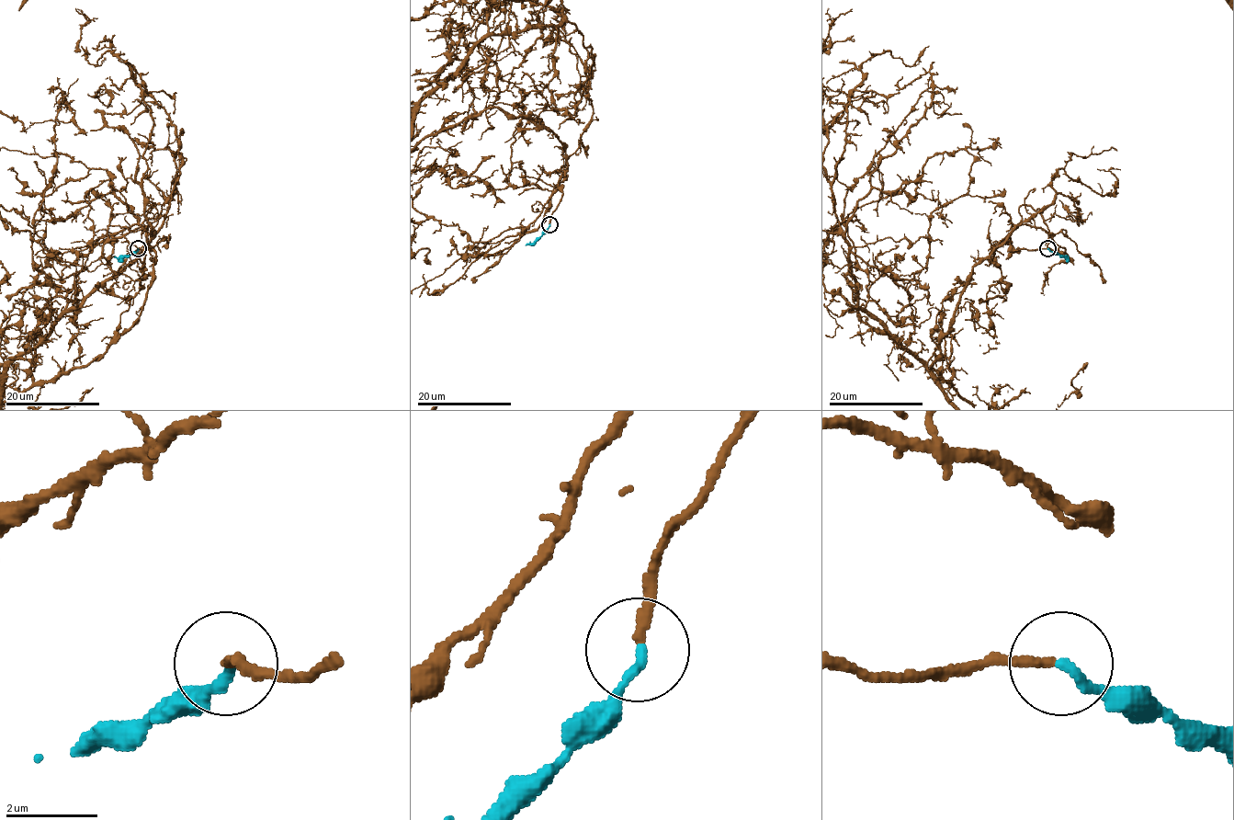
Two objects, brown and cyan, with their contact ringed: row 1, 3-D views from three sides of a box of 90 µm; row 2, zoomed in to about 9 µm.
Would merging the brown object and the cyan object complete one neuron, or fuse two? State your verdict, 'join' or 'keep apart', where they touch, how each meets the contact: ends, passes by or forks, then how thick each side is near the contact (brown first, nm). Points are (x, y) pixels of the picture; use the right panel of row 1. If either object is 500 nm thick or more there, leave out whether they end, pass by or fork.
join | (1047, 248) | brown ends | cyan ends | 200/220 nm

